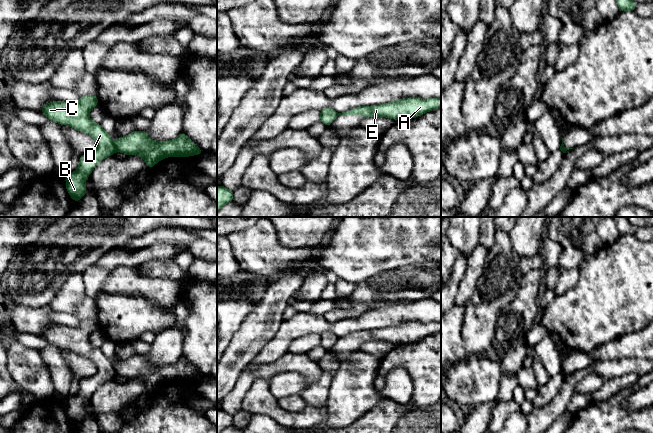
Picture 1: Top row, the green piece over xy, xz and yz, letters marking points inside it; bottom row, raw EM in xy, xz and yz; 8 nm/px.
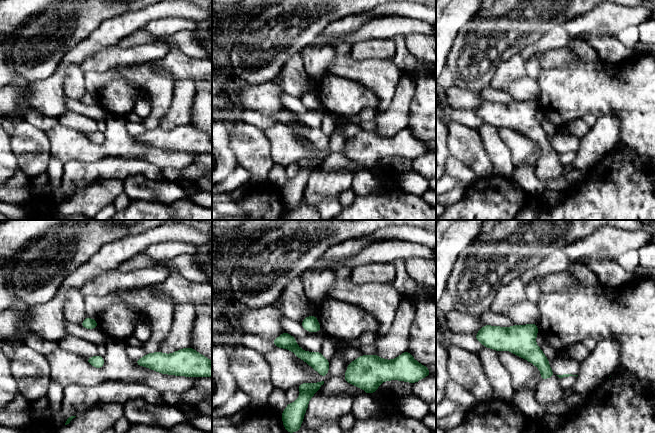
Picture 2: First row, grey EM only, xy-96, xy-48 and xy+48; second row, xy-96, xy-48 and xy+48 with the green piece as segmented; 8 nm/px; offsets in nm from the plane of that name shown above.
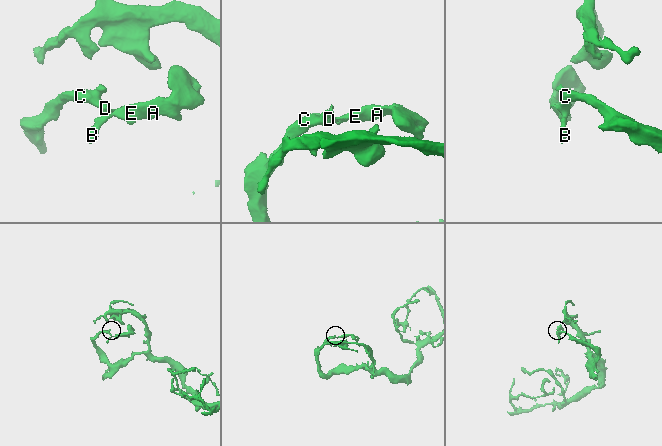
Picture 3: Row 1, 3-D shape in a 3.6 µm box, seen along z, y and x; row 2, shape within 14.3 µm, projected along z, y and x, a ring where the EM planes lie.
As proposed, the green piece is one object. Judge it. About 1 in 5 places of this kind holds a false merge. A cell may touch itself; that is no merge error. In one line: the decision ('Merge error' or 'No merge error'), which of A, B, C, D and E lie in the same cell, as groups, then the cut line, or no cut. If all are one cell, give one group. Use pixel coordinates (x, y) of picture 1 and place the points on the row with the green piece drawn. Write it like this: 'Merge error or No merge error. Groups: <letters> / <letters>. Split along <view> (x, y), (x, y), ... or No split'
Merge error. Groups: A E / B C D. Split along xy (114, 144), (116, 150)

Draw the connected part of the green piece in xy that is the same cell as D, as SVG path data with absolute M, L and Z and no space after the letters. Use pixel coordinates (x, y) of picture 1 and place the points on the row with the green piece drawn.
M84 95L75 104L55 100L40 109L49 120L86 133L97 143L95 151L80 156L78 169L66 175L66 190L75 203L87 193L85 180L97 164L116 152L111 135L89 118L90 111L98 104L97 96Z

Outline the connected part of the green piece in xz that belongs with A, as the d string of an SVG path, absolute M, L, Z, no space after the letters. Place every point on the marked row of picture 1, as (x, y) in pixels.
M410 97L385 104L359 106L339 113L339 116L387 117L399 121L416 118L440 107L441 98L420 99L418 97Z

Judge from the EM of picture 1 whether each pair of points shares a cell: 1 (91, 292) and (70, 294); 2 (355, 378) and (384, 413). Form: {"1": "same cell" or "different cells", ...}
{"1": "different cells", "2": "different cells"}

